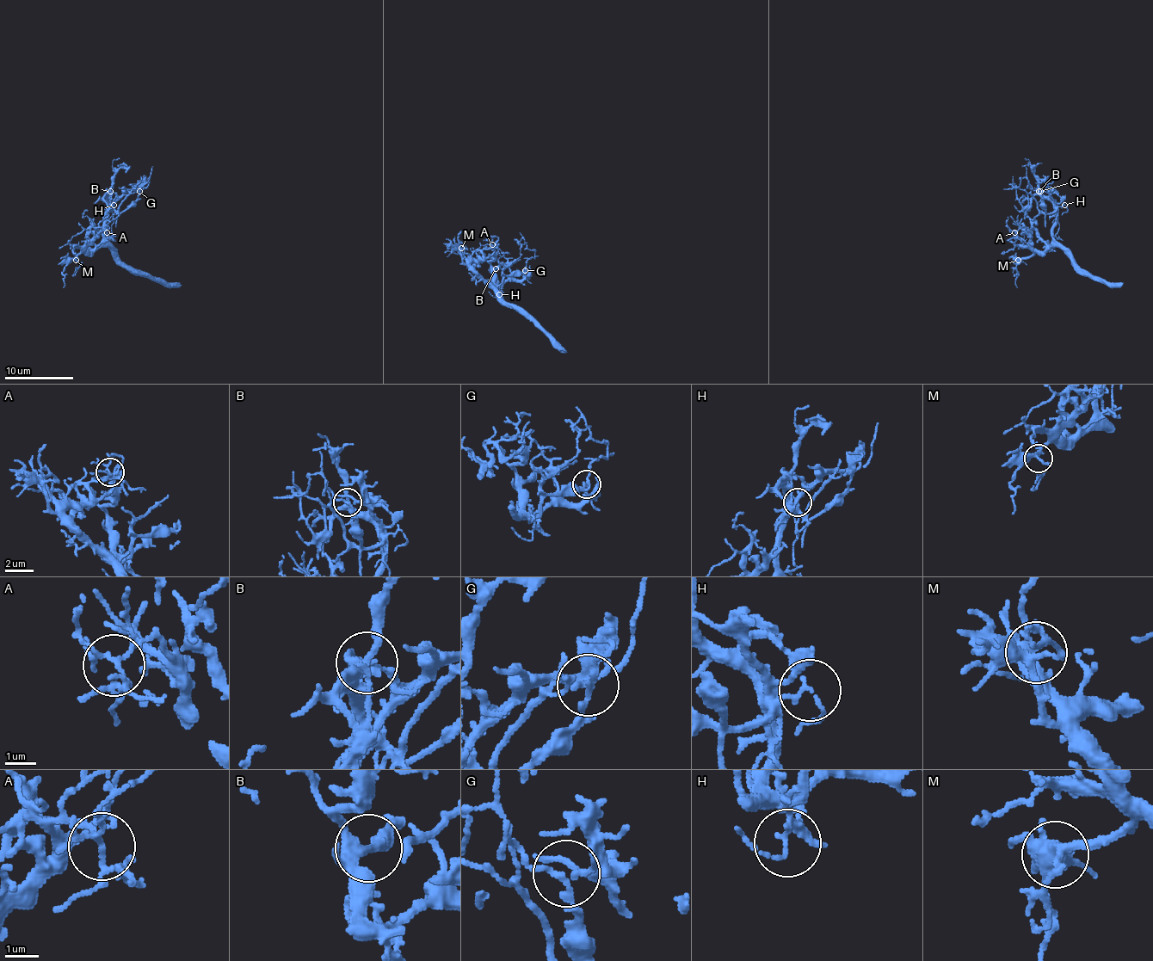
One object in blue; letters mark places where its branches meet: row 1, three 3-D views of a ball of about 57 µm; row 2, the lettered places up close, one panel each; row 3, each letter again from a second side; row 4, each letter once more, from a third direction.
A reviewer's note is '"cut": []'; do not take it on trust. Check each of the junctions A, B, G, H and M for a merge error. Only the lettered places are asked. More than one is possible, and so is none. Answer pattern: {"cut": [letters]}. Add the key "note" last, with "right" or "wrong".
{"cut": [], "note": "right"}

